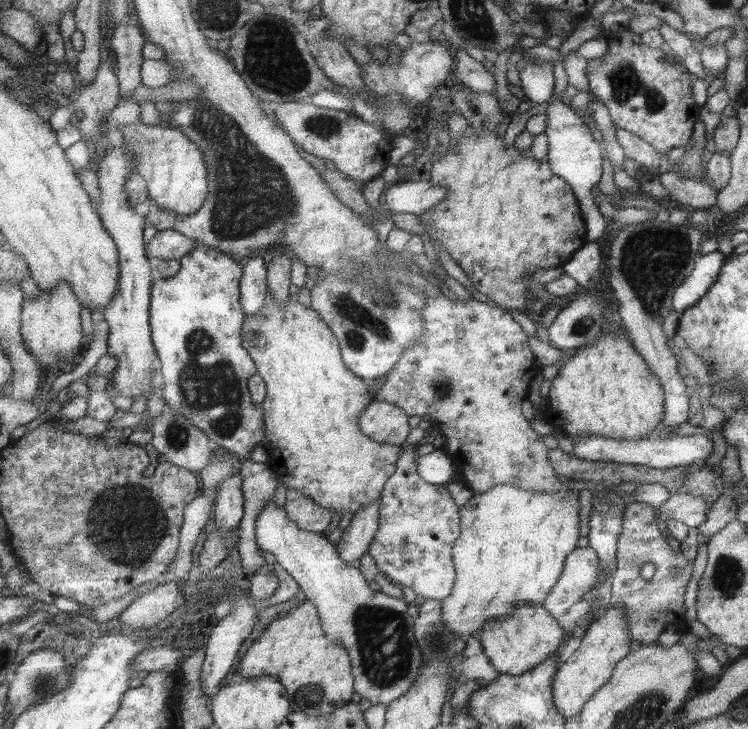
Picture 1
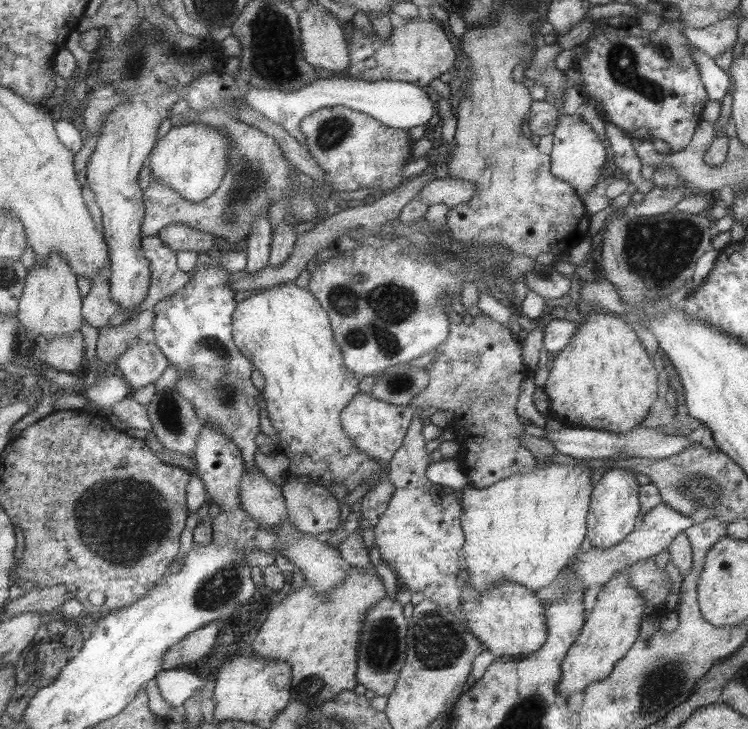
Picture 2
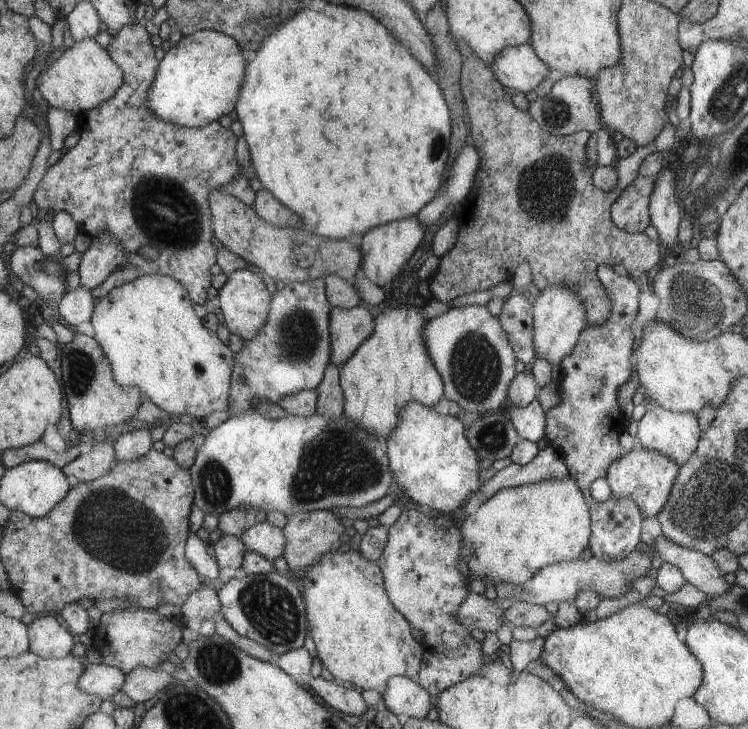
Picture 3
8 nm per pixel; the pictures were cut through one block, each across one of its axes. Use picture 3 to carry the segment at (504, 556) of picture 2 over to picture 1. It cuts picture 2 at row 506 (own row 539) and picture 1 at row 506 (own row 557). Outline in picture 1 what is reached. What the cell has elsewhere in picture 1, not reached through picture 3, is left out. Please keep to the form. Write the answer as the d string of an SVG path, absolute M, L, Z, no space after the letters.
M503 483L487 492L472 493L461 508L462 532L453 546L456 580L450 595L441 600L441 605L445 627L459 639L465 639L469 635L478 636L485 622L508 616L516 604L542 606L543 599L562 575L566 557L576 548L584 523L579 521L577 511L580 506L571 489L545 493Z

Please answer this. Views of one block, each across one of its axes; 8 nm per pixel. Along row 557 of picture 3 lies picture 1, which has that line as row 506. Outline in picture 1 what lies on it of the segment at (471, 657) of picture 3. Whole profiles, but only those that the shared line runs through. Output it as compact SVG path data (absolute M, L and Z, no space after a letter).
M417 445L403 446L399 451L397 468L390 476L380 496L379 510L377 510L378 527L372 542L368 546L368 553L375 561L377 570L383 573L393 584L411 588L413 592L424 599L443 600L450 595L456 580L455 564L453 562L453 546L459 536L459 514L457 506L449 498L446 483L442 485L427 484L418 475Z

